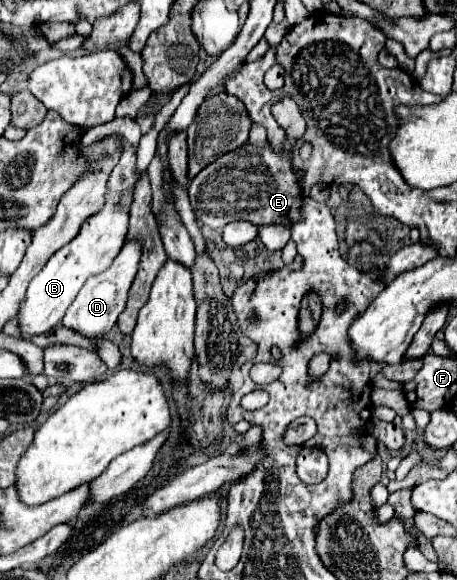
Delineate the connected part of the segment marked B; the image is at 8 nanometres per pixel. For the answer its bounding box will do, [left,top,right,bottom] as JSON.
[18,147,140,339]

